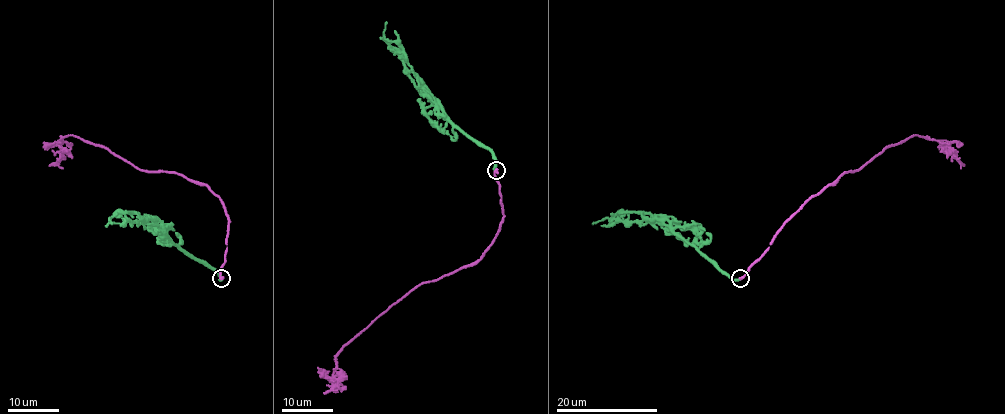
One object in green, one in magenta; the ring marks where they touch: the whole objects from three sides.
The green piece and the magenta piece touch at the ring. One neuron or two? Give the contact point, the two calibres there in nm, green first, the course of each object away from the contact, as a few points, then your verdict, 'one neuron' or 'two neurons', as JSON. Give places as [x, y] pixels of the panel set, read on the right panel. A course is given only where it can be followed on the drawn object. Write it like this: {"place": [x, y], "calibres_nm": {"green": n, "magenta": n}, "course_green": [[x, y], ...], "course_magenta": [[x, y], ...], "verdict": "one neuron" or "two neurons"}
{"place": [740, 278], "calibres_nm": {"green": 340, "magenta": 280}, "course_green": [[739, 278], [730, 279], [663, 222], [647, 220], [637, 212], [616, 212], [592, 224]], "course_magenta": [[741, 278], [777, 230], [809, 200], [885, 148], [914, 135], [945, 140], [964, 165]], "verdict": "two neurons"}

